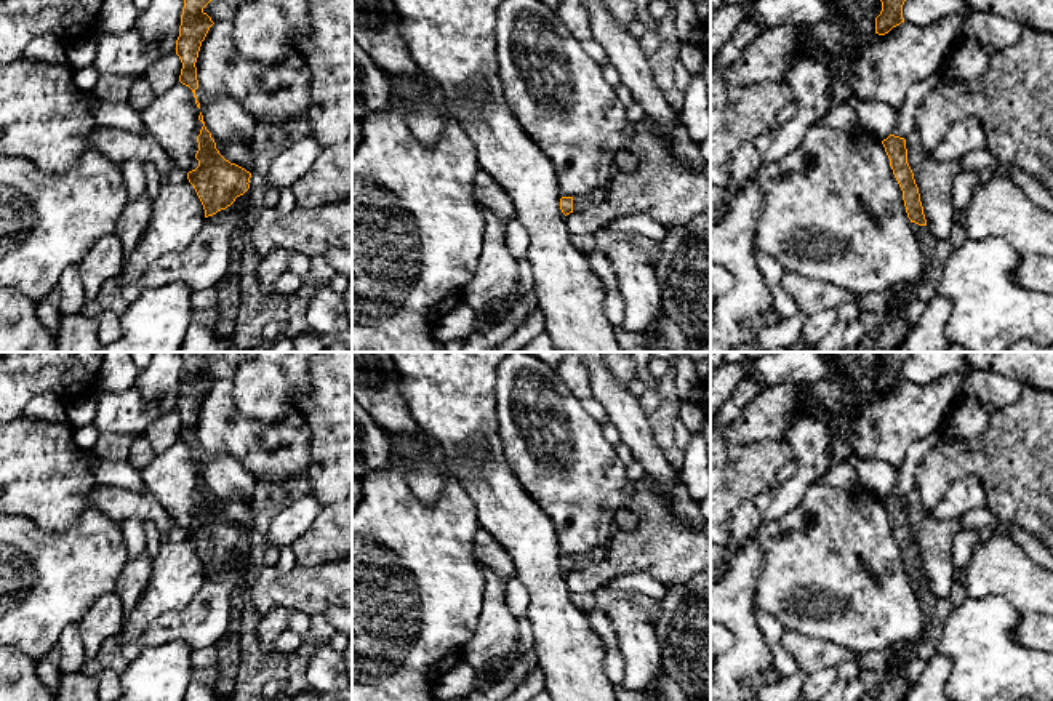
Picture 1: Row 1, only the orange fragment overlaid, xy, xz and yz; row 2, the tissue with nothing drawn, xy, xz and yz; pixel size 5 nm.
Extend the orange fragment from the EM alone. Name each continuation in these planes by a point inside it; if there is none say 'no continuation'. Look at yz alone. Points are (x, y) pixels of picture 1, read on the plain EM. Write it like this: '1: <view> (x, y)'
1: yz (925, 597)

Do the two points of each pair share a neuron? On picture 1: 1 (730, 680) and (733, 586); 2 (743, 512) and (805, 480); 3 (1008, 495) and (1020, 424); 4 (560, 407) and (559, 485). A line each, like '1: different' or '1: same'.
1: same
2: same
3: same
4: same

